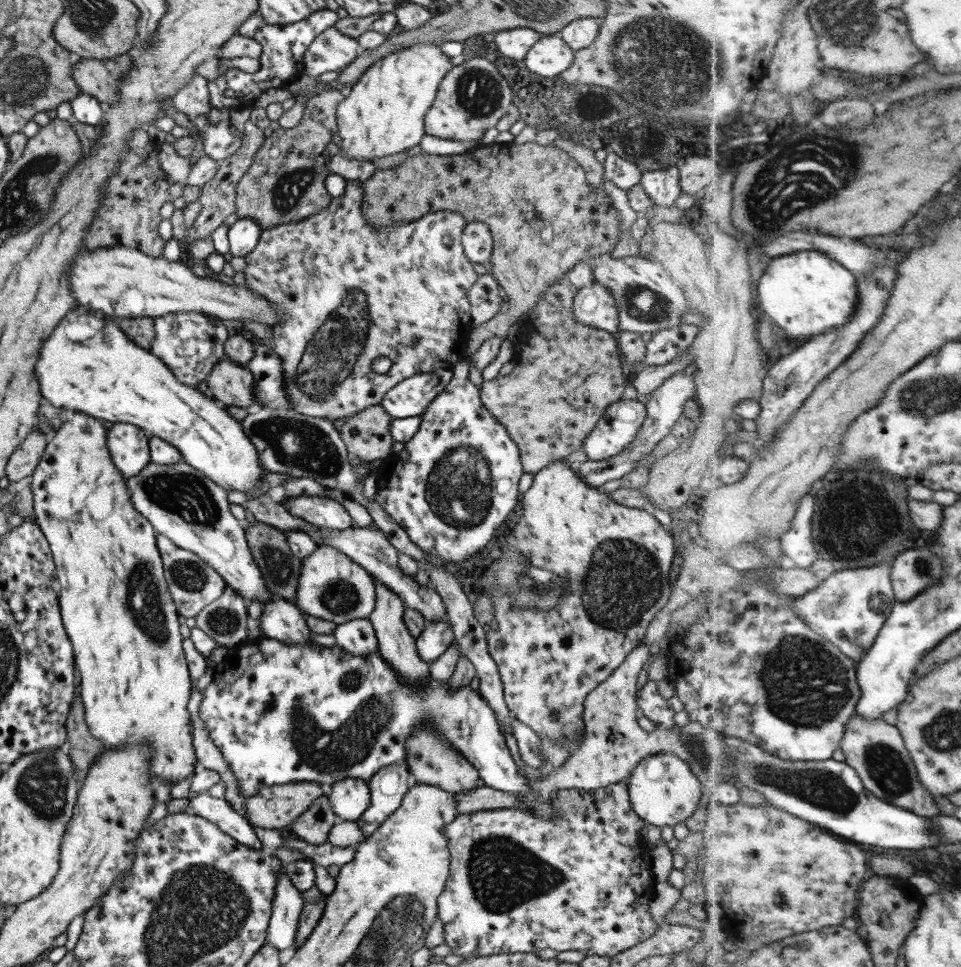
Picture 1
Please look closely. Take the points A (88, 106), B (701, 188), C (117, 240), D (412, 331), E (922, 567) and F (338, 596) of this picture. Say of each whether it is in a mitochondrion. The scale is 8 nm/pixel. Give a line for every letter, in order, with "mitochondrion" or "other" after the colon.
A: other
B: other
C: other
D: other
E: mitochondrion
F: mitochondrion

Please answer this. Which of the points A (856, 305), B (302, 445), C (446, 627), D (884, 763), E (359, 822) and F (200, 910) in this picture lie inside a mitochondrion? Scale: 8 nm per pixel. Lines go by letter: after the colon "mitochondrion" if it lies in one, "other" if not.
A: other
B: mitochondrion
C: other
D: mitochondrion
E: other
F: mitochondrion

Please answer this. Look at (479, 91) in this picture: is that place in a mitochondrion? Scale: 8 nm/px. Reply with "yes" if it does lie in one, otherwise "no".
yes

